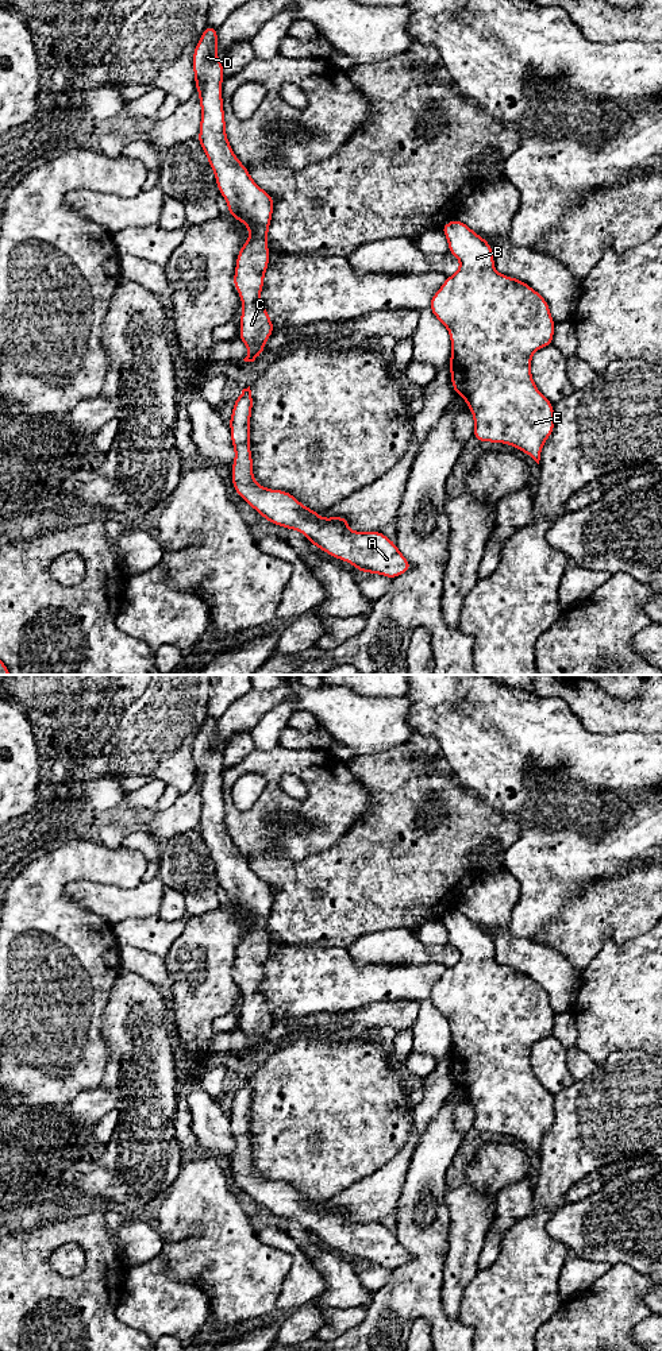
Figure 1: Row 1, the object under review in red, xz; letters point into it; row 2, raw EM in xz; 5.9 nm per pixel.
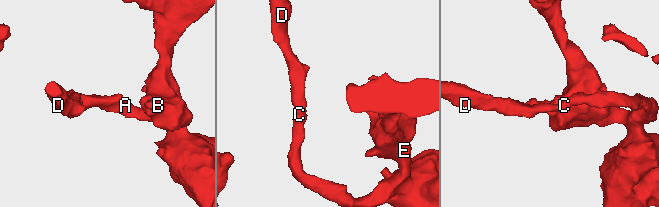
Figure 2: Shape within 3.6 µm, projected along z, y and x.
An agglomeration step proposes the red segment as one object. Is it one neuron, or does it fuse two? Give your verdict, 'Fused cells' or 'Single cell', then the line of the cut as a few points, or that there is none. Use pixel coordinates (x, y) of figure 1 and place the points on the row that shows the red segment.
Single cell. No split

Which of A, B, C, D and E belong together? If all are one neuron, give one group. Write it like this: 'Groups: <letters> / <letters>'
Groups: A B C D E

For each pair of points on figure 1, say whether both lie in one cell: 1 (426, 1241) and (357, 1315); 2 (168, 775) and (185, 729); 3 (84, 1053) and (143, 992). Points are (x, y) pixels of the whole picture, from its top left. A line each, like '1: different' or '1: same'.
1: different
2: same
3: different

